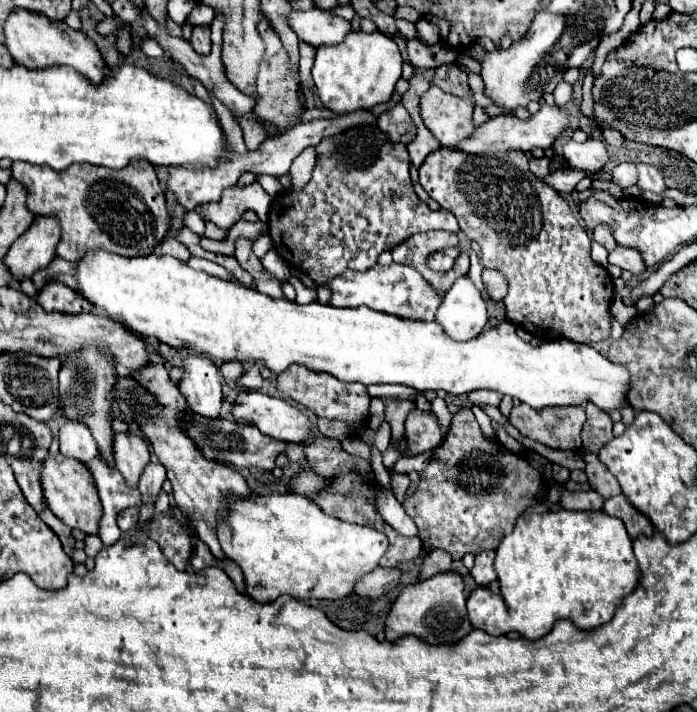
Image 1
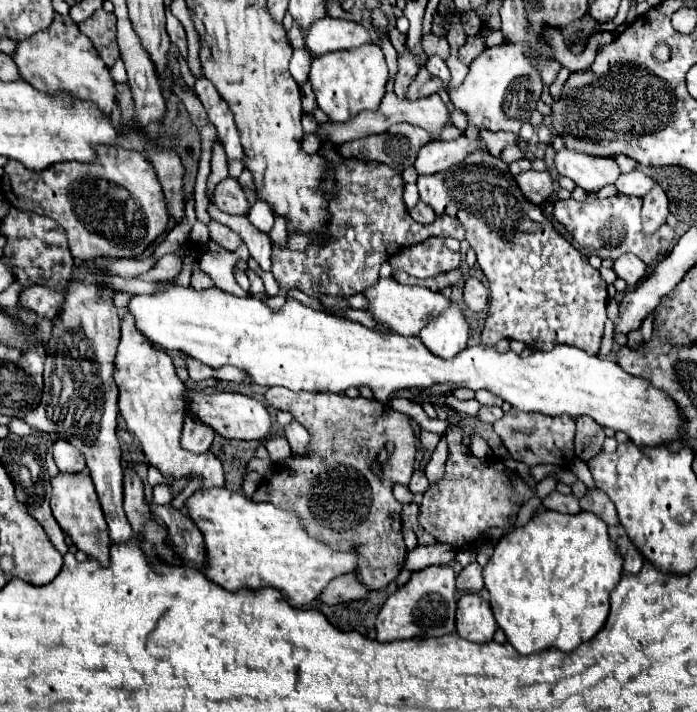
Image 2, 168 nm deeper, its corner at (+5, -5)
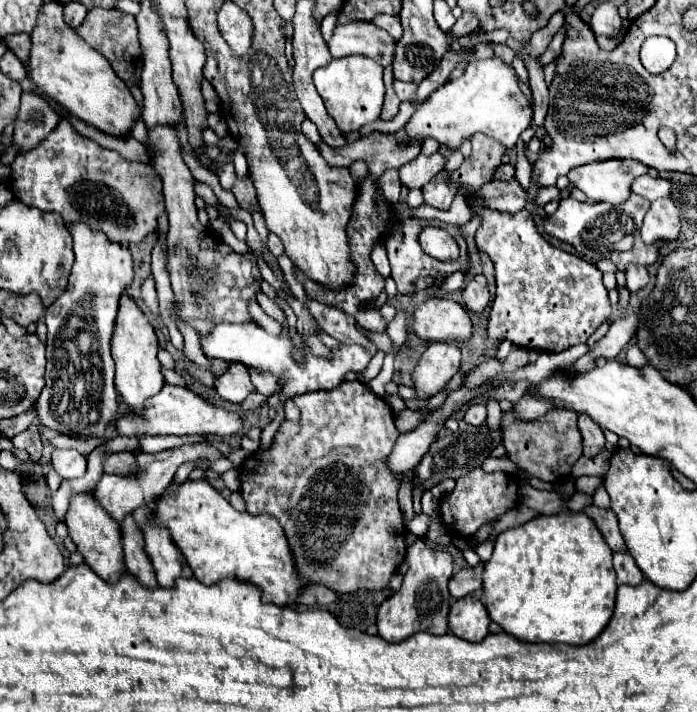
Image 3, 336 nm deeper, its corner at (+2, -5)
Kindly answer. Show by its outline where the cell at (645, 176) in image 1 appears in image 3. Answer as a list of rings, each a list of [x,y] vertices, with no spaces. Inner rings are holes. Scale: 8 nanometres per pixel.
[[[660,198],[656,202],[652,202],[640,236],[644,238],[644,242],[652,244],[654,240],[676,240],[680,236],[680,214],[678,208],[674,206],[674,202],[670,198]]]

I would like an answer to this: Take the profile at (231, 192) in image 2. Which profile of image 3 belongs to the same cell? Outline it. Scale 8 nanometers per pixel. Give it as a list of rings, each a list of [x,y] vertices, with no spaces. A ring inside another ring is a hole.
[[[226,162],[222,168],[220,168],[220,184],[226,188],[226,190],[230,190],[232,188],[232,184],[234,184],[234,180],[236,180],[236,172],[234,172],[234,164],[232,162]]]

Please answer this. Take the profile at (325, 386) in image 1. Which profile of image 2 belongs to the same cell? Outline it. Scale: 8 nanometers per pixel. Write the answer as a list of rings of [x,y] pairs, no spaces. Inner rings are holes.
[[[271,386],[265,392],[265,402],[277,410],[287,410],[311,432],[307,456],[291,456],[285,462],[273,464],[273,476],[263,480],[253,494],[257,502],[271,502],[283,510],[295,510],[313,538],[333,546],[349,548],[361,554],[357,578],[371,590],[385,588],[403,568],[407,546],[401,536],[401,504],[393,492],[379,492],[379,482],[393,488],[393,484],[409,484],[415,464],[417,436],[411,428],[411,418],[381,406],[377,400],[347,398],[333,392],[293,392],[283,386]],[[387,442],[395,444],[383,474],[371,470],[377,452]]]

